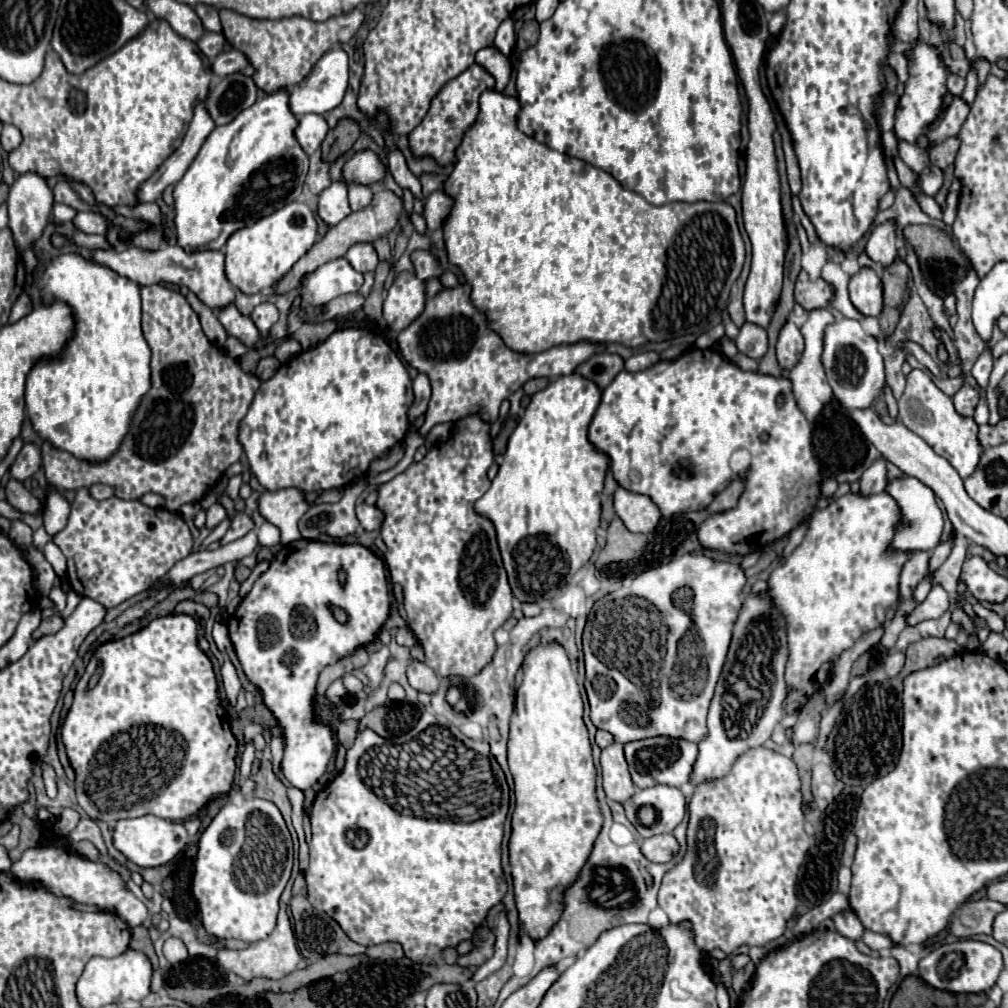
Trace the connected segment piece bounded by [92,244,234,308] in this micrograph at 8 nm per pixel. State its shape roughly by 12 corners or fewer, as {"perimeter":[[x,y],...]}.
{"perimeter":[[94,250],[138,286],[188,286],[206,306],[234,300],[224,252]]}

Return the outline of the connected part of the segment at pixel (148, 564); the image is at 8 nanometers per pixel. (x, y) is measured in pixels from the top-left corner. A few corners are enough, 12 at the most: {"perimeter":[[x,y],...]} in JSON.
{"perimeter":[[76,492],[52,542],[114,608],[192,552],[178,512]]}

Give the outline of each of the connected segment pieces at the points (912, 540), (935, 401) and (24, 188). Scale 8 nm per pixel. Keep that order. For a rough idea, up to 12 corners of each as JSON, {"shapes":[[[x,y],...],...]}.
{"shapes":[[[914,476],[888,480],[900,524],[890,552],[930,552],[942,534],[934,490]],[[912,370],[898,400],[902,424],[962,478],[984,452],[974,418]],[[22,174],[8,194],[10,230],[20,252],[40,240],[52,190]]]}

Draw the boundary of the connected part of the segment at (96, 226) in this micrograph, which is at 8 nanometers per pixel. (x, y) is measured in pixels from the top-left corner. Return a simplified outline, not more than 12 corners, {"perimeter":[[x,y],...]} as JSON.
{"perimeter":[[78,212],[72,224],[86,234],[106,234],[110,222],[94,212]]}

